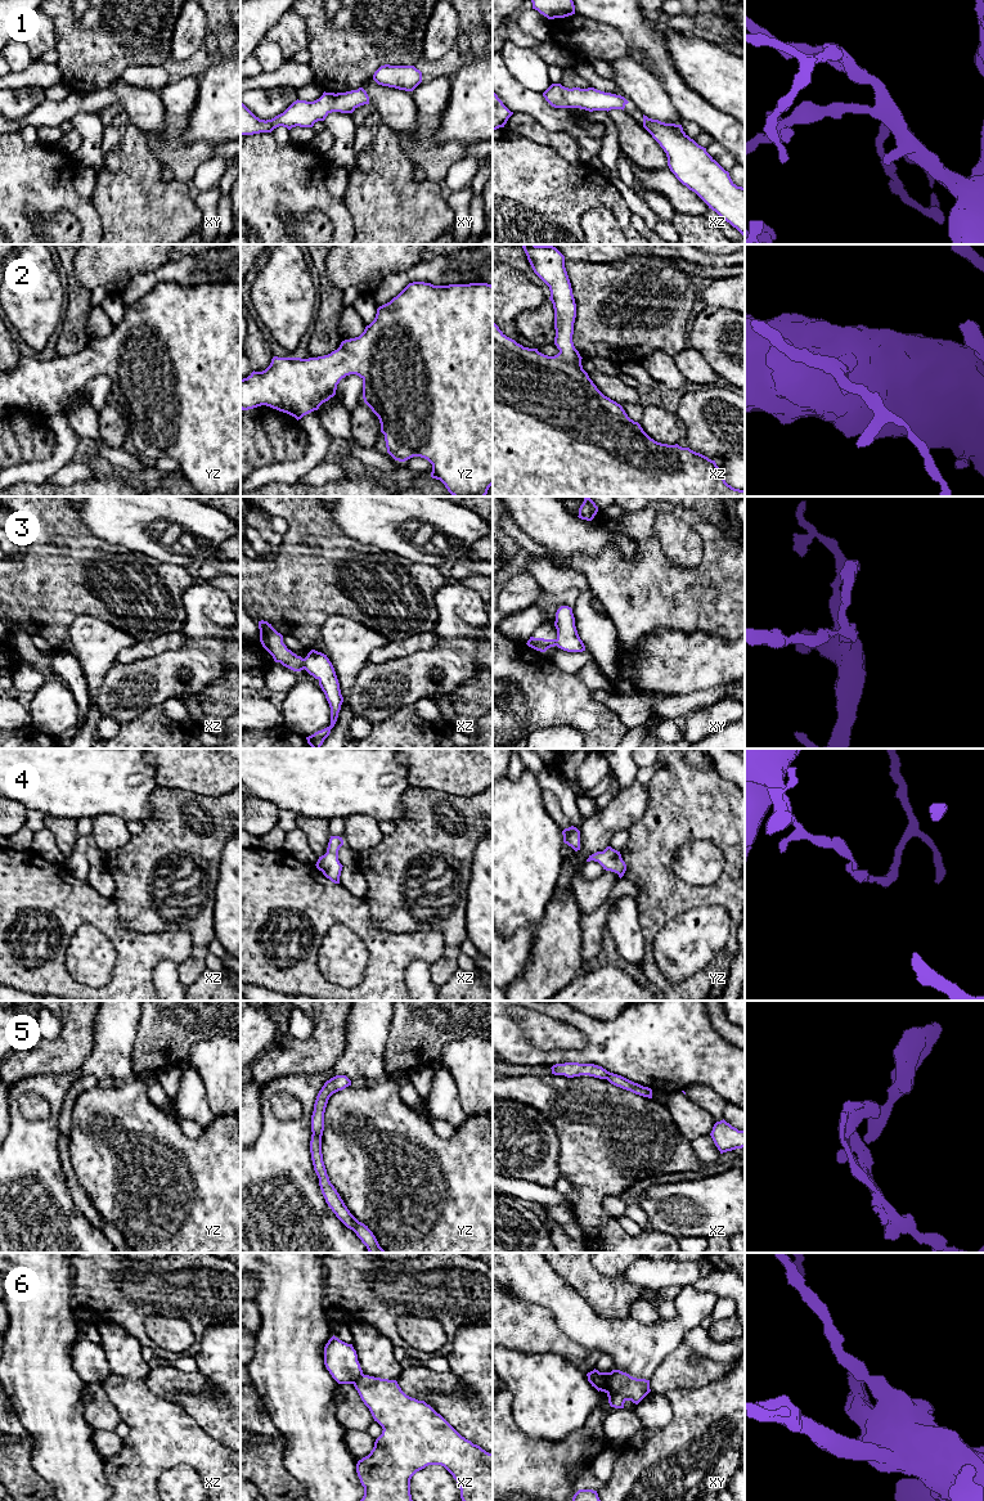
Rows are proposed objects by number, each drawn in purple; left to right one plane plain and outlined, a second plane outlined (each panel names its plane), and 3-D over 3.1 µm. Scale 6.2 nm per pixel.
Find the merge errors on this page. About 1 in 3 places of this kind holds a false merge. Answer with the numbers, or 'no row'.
3, 5, 6

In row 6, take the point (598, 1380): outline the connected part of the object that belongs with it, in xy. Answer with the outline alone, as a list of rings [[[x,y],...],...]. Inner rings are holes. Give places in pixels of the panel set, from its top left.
[[[593,1370],[587,1374],[588,1381],[594,1387],[598,1392],[605,1392],[607,1393],[607,1379],[608,1379],[608,1372],[599,1372],[598,1370]]]

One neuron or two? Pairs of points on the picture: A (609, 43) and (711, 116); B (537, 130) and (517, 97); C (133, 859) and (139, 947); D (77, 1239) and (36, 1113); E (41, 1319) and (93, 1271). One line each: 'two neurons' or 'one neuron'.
A: two neurons
B: two neurons
C: two neurons
D: two neurons
E: two neurons

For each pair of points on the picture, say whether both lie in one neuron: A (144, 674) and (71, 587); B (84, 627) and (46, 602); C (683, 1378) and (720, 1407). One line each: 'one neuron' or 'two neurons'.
A: two neurons
B: two neurons
C: two neurons

